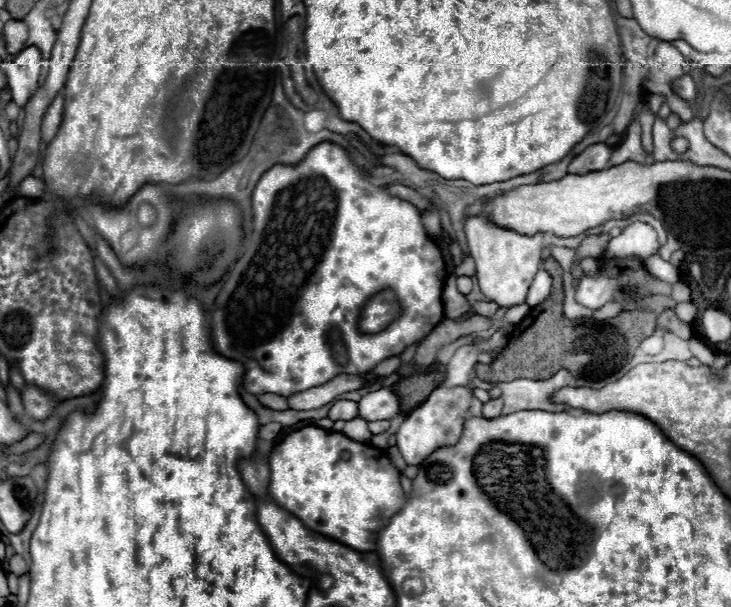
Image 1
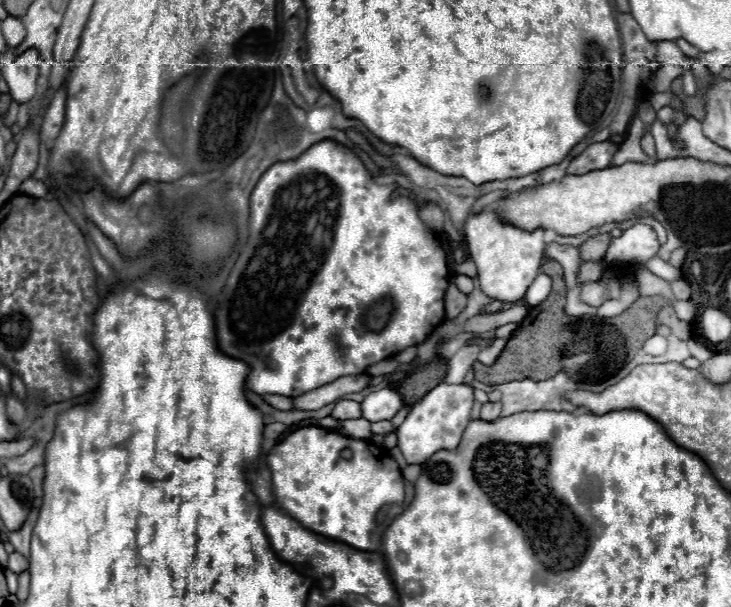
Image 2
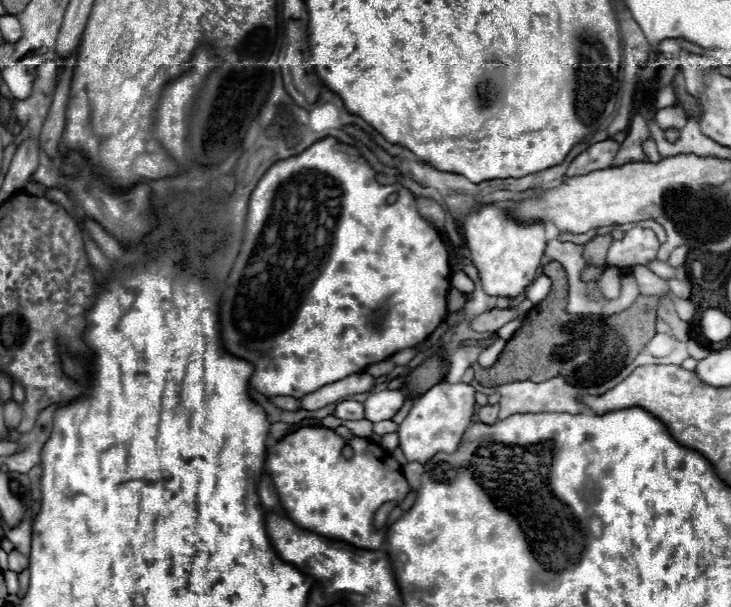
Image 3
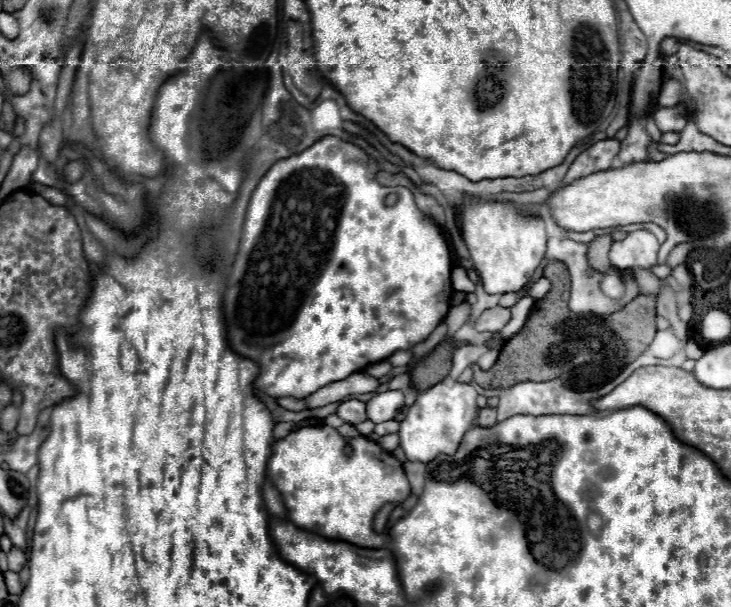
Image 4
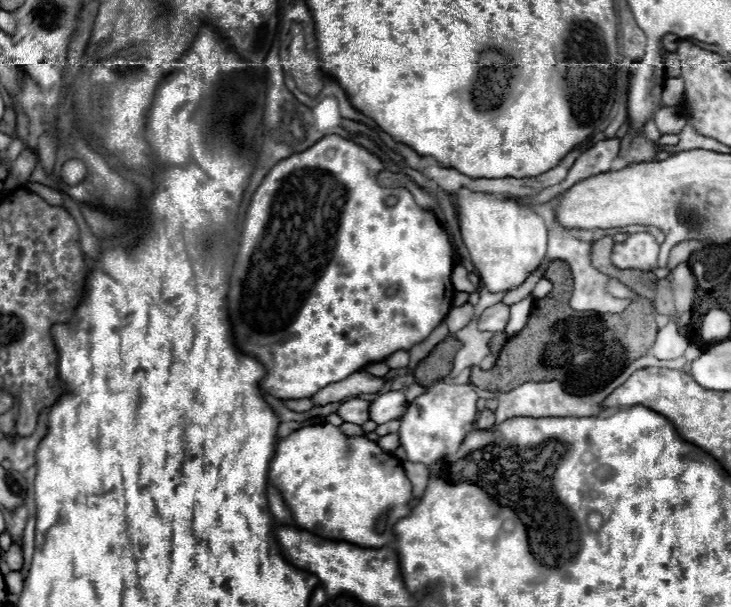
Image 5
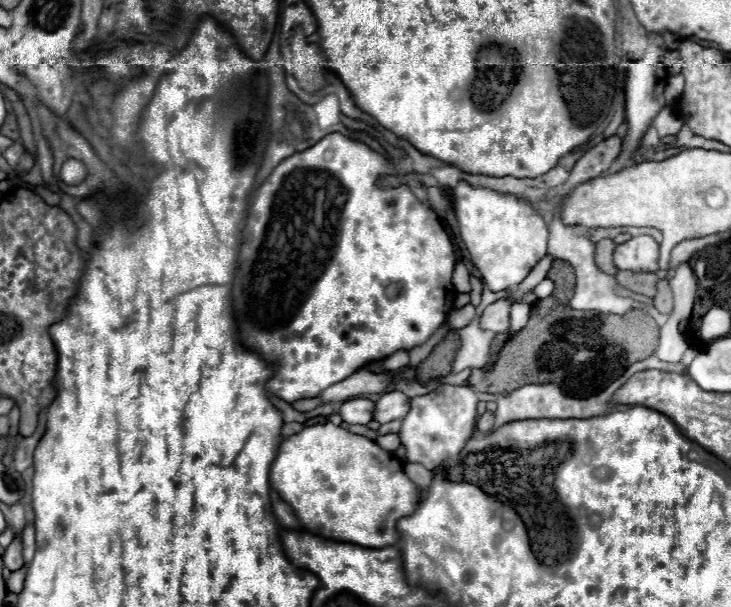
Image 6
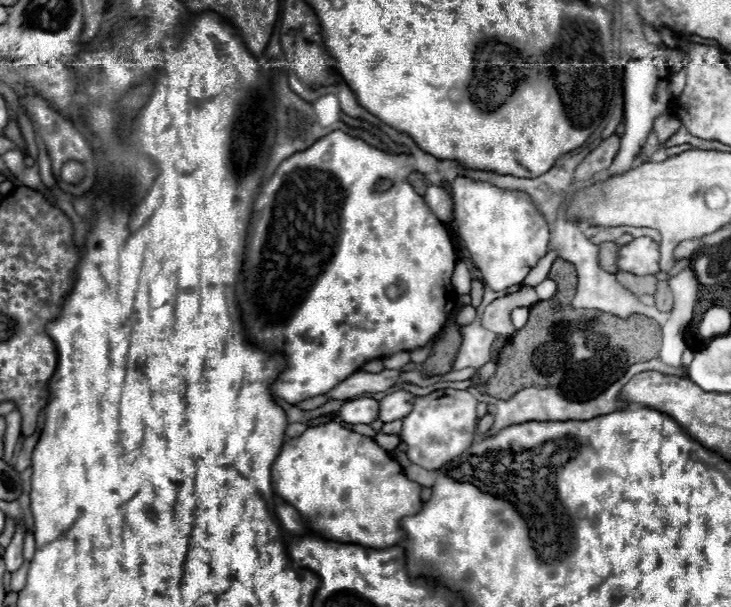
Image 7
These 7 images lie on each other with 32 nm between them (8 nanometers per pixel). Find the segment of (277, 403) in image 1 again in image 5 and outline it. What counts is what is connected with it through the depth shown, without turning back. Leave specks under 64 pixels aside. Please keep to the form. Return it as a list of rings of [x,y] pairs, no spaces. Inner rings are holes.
[[[300,398],[300,400],[282,400],[286,408],[294,410],[294,412],[306,412],[312,410],[312,402],[308,398]]]

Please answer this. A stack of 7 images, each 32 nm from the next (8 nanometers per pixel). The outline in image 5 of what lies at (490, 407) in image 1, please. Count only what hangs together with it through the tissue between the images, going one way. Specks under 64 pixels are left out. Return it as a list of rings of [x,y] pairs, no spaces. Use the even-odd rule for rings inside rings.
[[[482,410],[478,414],[478,420],[476,420],[478,428],[492,428],[494,424],[496,424],[496,414],[492,410]]]

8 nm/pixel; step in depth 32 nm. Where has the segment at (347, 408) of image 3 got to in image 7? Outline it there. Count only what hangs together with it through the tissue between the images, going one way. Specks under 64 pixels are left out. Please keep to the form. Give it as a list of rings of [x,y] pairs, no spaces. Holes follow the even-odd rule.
[[[372,398],[348,400],[342,404],[338,414],[348,424],[370,424],[378,416],[378,400]]]

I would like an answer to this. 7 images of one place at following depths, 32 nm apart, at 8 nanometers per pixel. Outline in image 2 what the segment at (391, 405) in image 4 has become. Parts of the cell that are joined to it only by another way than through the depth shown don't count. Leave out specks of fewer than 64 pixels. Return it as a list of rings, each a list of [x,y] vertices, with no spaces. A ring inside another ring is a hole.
[[[378,390],[368,394],[362,402],[362,418],[366,418],[368,422],[376,422],[376,420],[390,420],[400,408],[402,408],[402,398],[396,390]]]

